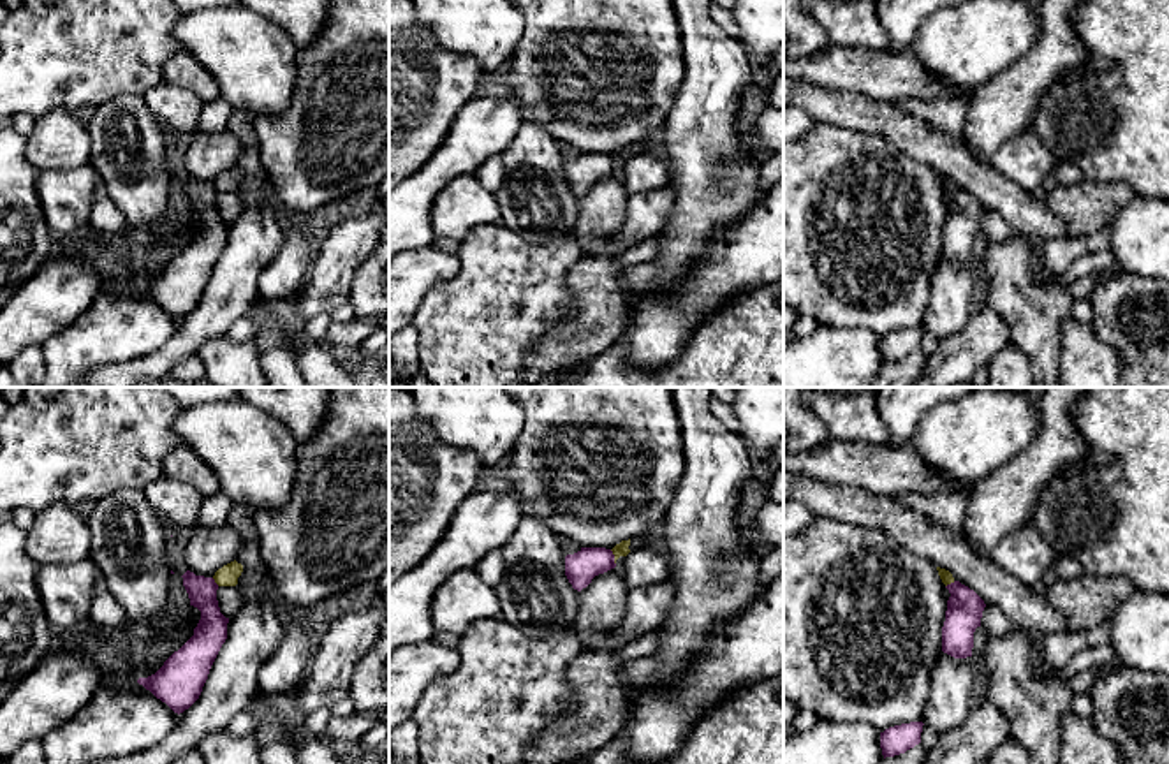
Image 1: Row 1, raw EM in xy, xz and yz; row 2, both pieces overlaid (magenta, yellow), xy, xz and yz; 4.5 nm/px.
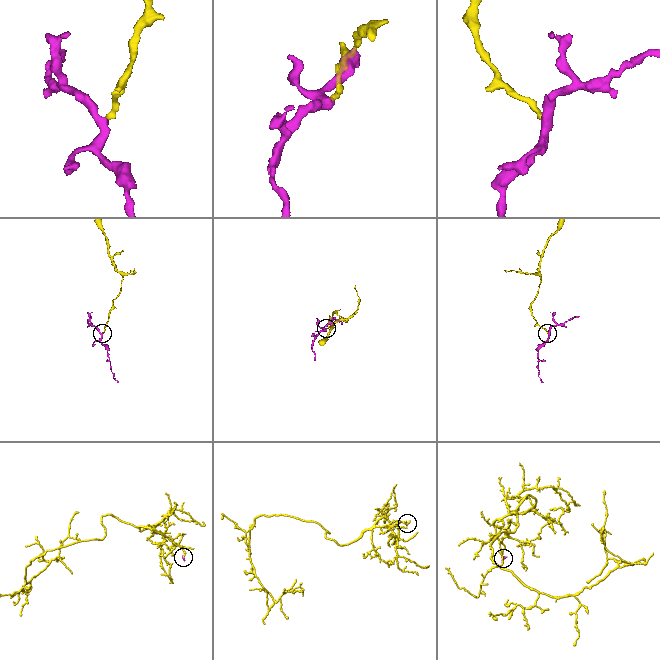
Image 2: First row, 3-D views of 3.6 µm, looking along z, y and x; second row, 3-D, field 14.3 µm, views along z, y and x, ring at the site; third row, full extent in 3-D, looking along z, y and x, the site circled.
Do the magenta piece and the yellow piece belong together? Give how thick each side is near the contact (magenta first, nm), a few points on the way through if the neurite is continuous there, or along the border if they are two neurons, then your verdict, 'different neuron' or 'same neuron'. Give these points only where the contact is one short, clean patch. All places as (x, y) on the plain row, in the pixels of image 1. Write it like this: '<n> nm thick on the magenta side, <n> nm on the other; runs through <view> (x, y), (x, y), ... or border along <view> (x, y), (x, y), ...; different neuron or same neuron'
150 nm thick on the magenta side, 60 nm on the other; border along xz (610, 155), (615, 169); different neuron

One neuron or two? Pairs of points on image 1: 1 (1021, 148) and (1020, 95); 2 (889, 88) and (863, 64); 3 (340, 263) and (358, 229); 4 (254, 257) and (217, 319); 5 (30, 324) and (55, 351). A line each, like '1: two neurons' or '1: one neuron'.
1: two neurons
2: one neuron
3: one neuron
4: one neuron
5: two neurons

